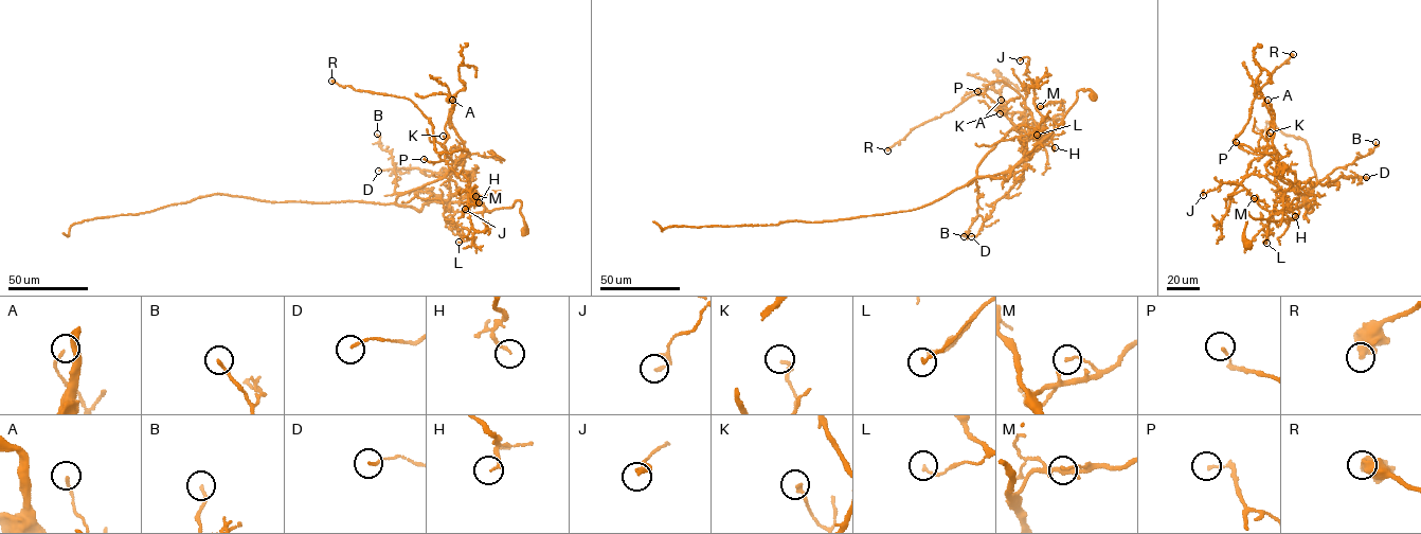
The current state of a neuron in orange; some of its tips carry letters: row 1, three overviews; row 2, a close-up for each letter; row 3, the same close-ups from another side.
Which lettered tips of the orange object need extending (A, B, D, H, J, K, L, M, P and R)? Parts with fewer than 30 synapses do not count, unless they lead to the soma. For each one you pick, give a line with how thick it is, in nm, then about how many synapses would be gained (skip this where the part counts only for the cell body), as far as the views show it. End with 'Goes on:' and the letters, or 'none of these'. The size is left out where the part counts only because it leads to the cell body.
Goes on: none of these

